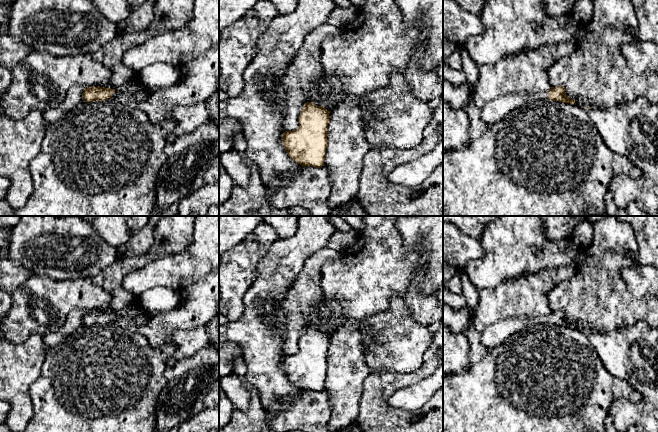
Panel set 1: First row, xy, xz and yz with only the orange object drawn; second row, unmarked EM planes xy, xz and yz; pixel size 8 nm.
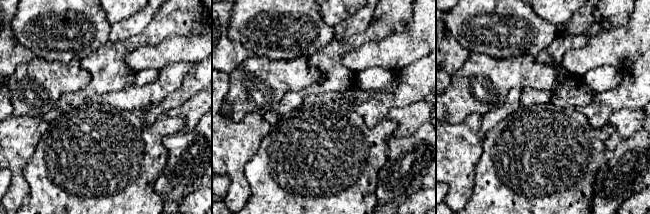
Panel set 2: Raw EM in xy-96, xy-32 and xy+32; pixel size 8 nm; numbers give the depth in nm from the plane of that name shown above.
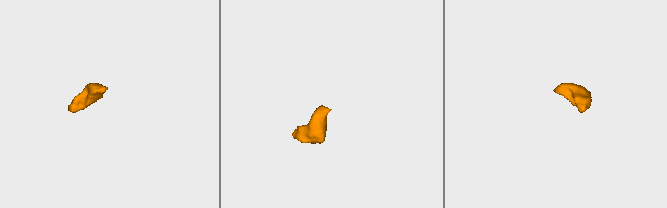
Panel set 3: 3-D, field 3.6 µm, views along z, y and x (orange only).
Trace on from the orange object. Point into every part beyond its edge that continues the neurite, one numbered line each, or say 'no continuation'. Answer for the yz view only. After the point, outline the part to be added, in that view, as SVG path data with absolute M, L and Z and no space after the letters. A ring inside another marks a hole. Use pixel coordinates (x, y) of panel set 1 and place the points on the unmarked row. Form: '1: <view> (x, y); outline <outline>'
1: yz (495, 334); outline M547 316L538 318L508 318L488 326L481 336L481 342L487 349L493 349L503 343L513 333L530 327L533 323L548 322Z

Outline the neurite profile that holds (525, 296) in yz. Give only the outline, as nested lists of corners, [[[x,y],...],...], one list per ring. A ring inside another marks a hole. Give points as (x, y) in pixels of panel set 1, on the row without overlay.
[[[581,248],[568,266],[524,273],[495,288],[481,289],[473,317],[475,328],[482,333],[493,323],[508,318],[547,316],[552,311],[548,293],[557,284],[568,282],[586,258],[587,253]]]

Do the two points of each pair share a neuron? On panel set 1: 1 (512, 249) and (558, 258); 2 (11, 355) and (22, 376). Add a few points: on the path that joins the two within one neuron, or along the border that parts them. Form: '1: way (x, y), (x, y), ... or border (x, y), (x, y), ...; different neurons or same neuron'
1: way (523, 249), (535, 259), (547, 258); same neuron
2: way (11, 360), (11, 365), (17, 371); same neuron

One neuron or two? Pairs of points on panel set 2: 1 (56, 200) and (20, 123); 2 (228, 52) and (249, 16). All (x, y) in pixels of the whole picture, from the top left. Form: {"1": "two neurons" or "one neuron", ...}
{"1": "two neurons", "2": "two neurons"}

